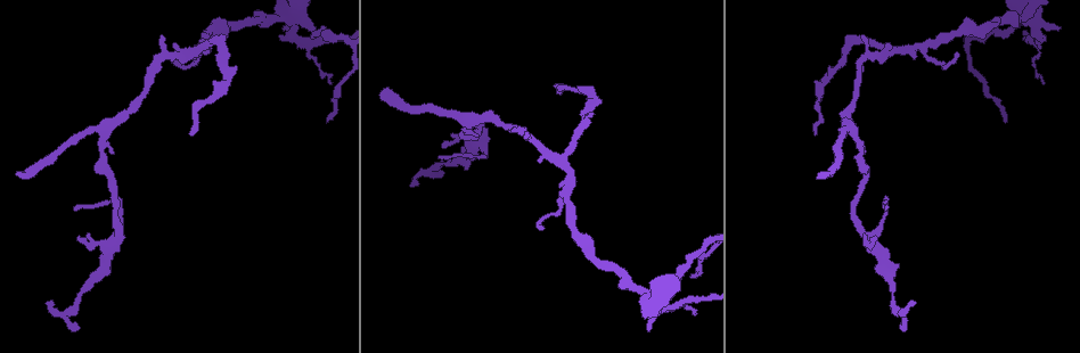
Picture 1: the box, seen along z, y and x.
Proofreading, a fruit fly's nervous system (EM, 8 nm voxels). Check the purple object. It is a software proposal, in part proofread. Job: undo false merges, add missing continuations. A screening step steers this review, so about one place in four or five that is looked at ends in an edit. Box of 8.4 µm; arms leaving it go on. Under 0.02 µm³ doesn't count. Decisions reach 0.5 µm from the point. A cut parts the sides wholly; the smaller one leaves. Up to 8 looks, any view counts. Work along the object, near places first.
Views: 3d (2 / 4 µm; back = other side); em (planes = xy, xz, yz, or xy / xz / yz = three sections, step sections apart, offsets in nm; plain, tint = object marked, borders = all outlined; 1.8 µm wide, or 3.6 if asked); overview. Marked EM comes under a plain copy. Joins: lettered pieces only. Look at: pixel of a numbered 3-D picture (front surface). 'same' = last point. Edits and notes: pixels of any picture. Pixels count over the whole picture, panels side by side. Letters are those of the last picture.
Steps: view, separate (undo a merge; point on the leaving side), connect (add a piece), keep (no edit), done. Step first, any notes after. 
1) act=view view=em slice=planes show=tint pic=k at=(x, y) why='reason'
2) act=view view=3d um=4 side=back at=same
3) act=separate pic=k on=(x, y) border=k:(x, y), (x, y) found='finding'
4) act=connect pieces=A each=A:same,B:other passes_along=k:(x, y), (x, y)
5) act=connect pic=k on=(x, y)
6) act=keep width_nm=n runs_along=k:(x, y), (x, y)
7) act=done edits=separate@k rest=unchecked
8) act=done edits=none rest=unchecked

act=view view=em slice=planes show=tint pic=1 at=(901, 330)

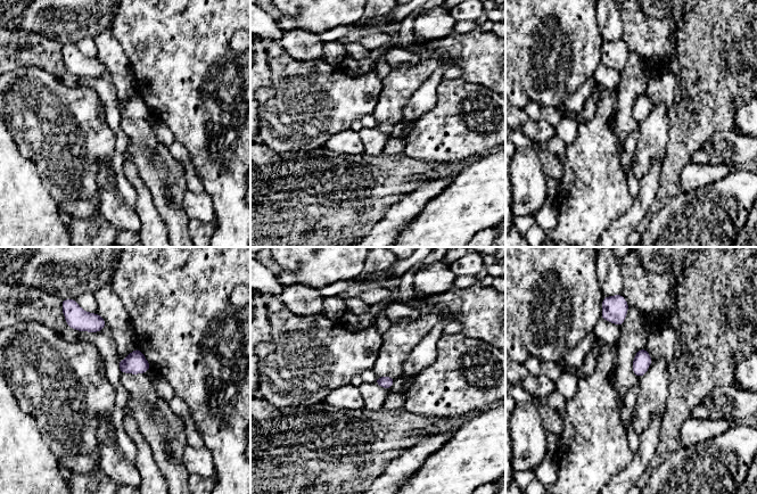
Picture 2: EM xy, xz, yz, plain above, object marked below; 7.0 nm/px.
act=view view=em slice=planes show=borders at=same

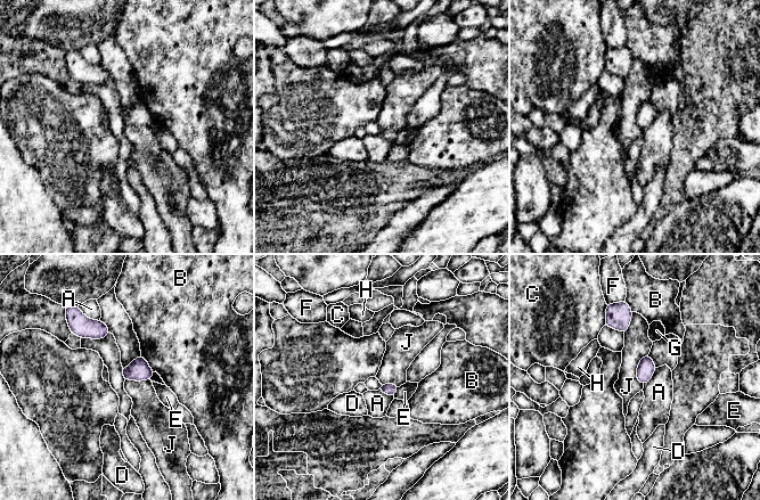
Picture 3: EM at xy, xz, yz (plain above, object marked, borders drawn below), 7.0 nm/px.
act=keep each=A:other,B:other,C:other,D:other,E:other,F:other,G:other,H:other,J:other border=3:(647, 354), (636, 371), (643, 385) found='none of them fits'

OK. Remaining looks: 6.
act=view view=em slice=xy step=8 show=borders pic=1 at=(819, 177) why='branch stops here'

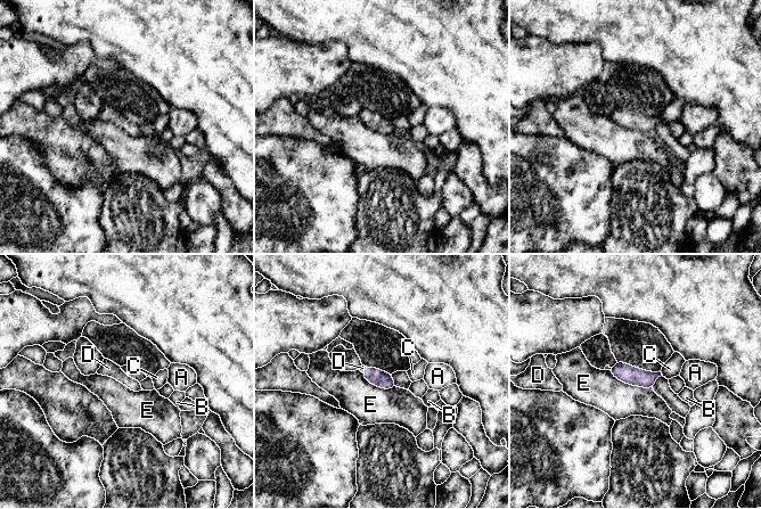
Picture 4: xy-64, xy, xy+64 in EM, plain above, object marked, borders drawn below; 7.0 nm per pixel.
act=view view=em slice=planes show=borders at=same why='cut it another way'

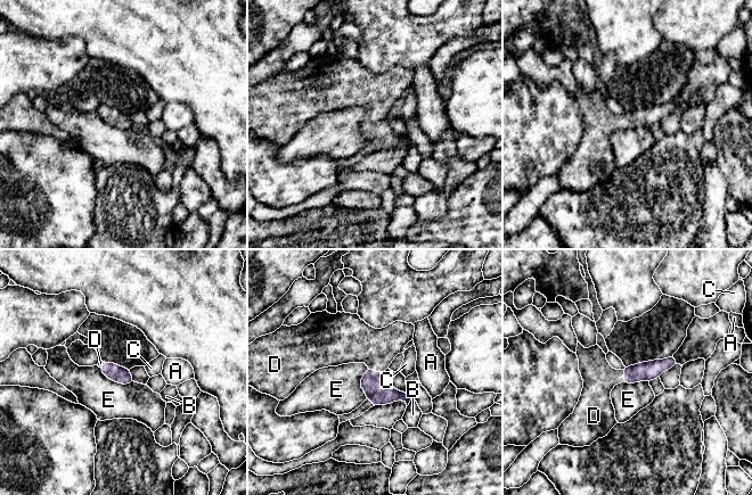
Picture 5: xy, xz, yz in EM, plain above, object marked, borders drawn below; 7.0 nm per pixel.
act=connect pieces=D each=A:other,B:other,C:other,D:same,E:other passes_along=5:(377, 387), (375, 371), (356, 341) found='the neuron continues'

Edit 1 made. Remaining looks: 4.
act=view view=em slice=yz step=16 show=borders pic=1 at=(814, 134) why='end of a long branch'

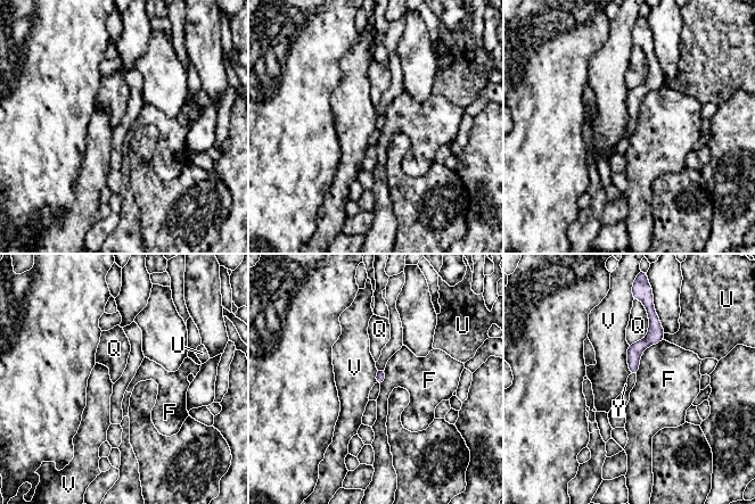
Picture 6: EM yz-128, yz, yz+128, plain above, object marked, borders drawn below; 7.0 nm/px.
act=keep each=F:other,Q:other,U:other,V:other,Y:other border=6:(628, 345), (628, 369), (631, 373) found='none of them fits'

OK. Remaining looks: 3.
act=done edits=connect@5 rest=unchecked

